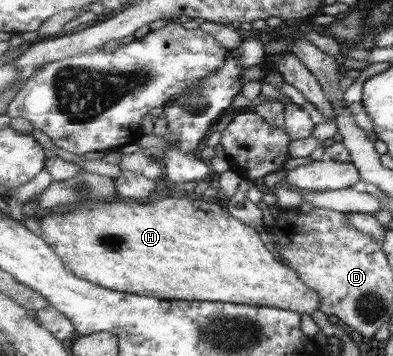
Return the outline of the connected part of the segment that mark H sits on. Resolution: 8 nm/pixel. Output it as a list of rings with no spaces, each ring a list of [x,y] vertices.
[[[183,195],[148,201],[119,199],[69,209],[71,211],[67,213],[47,215],[39,221],[43,239],[77,277],[100,287],[165,300],[231,301],[233,304],[278,306],[279,309],[295,310],[309,316],[321,309],[319,295],[302,281],[297,271],[287,267],[265,247],[257,229],[231,216],[230,211],[217,202],[209,203],[205,198],[193,201]]]

